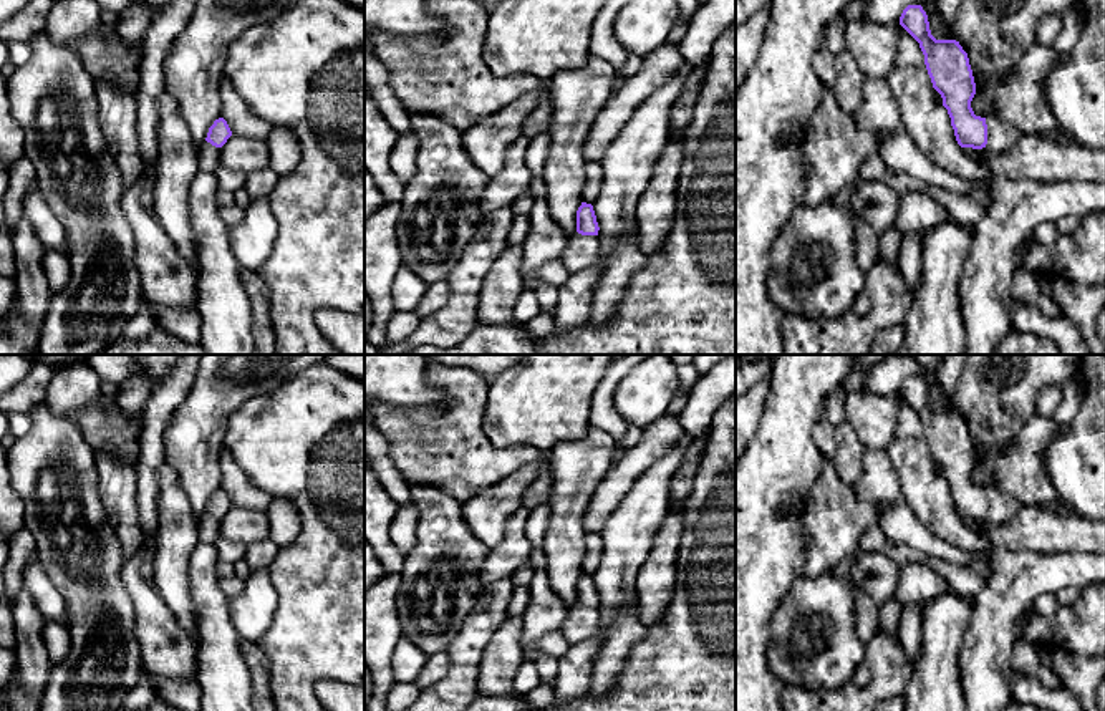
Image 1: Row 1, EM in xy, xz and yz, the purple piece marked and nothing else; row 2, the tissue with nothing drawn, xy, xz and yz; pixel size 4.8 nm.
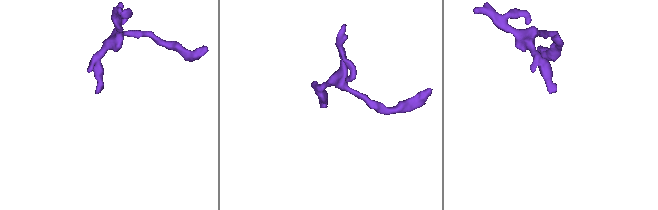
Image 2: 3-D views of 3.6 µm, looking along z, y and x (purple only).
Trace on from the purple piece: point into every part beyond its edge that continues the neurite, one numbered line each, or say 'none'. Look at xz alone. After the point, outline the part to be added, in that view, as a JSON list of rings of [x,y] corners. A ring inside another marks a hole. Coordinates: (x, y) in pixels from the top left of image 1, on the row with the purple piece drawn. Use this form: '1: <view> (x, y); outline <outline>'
1: xz (582, 251); outline [[[575,232],[573,235],[568,235],[568,242],[560,257],[560,262],[570,273],[575,273],[591,267],[598,254],[600,254],[598,235],[581,235]]]

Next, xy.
1: xy (207, 154); outline [[[204,141],[200,146],[197,146],[199,169],[214,172],[219,167],[219,156],[220,148]]]

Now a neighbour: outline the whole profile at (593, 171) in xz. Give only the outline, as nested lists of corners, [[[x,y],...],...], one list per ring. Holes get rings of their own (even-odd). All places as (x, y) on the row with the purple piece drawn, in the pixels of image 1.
[[[600,161],[585,162],[585,187],[583,187],[583,202],[593,204],[600,196],[603,184],[603,166]]]

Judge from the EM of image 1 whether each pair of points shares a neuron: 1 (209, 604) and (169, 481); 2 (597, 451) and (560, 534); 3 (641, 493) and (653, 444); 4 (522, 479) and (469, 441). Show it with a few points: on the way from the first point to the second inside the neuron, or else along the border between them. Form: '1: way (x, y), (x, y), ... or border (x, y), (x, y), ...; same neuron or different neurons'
1: border (199, 541), (191, 556), (193, 592); different neurons
2: way (577, 471), (565, 514); same neuron
3: border (680, 443), (661, 454), (623, 496); different neurons
4: border (540, 454), (481, 491); different neurons

